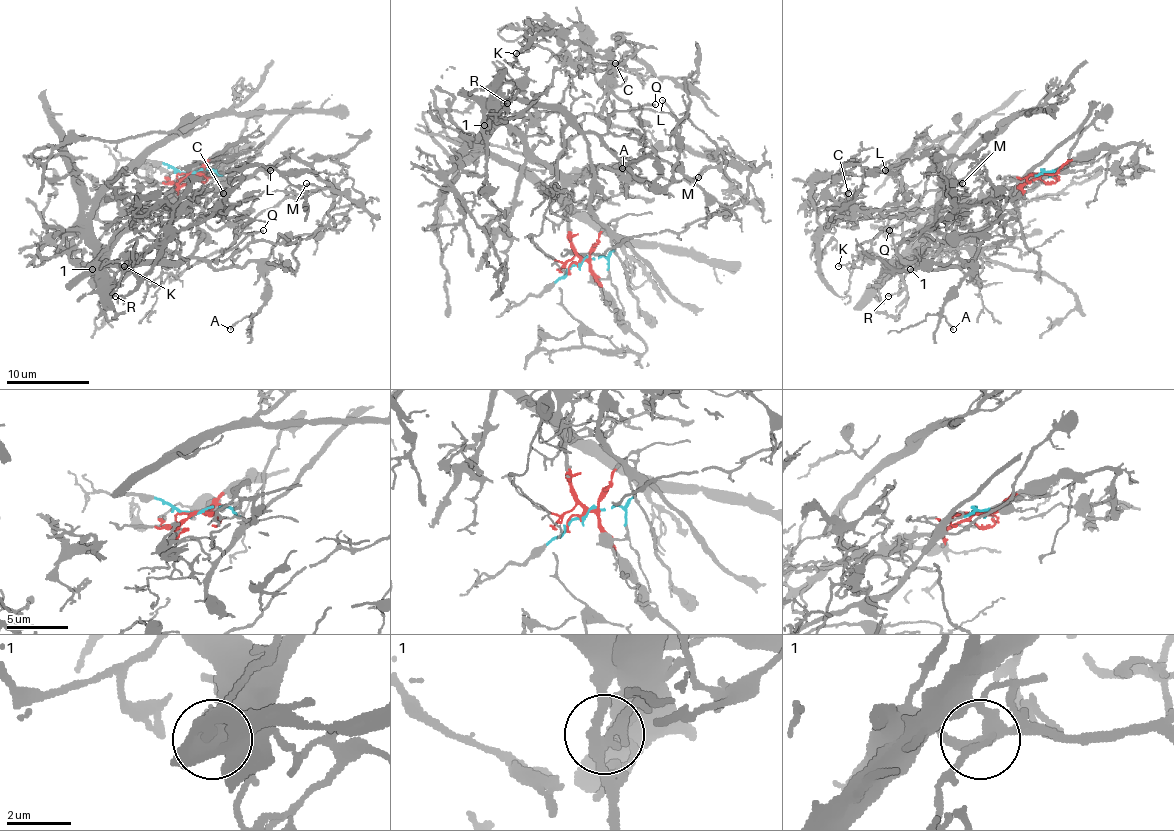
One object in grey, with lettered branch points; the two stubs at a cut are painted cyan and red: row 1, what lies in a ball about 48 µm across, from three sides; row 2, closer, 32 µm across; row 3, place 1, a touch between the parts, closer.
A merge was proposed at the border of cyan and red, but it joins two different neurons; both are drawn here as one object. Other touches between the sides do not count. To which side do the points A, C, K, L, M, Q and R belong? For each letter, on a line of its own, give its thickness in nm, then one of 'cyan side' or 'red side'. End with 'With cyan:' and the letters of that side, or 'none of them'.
A: 130 nm thick; cyan side
C: 200 nm thick; red side
K: 110 nm thick; cyan side
L: 130 nm thick; red side
M: 200 nm thick; red side
Q: 160 nm thick; cyan side
R: 150 nm thick; red side
With cyan: A, K, Q

